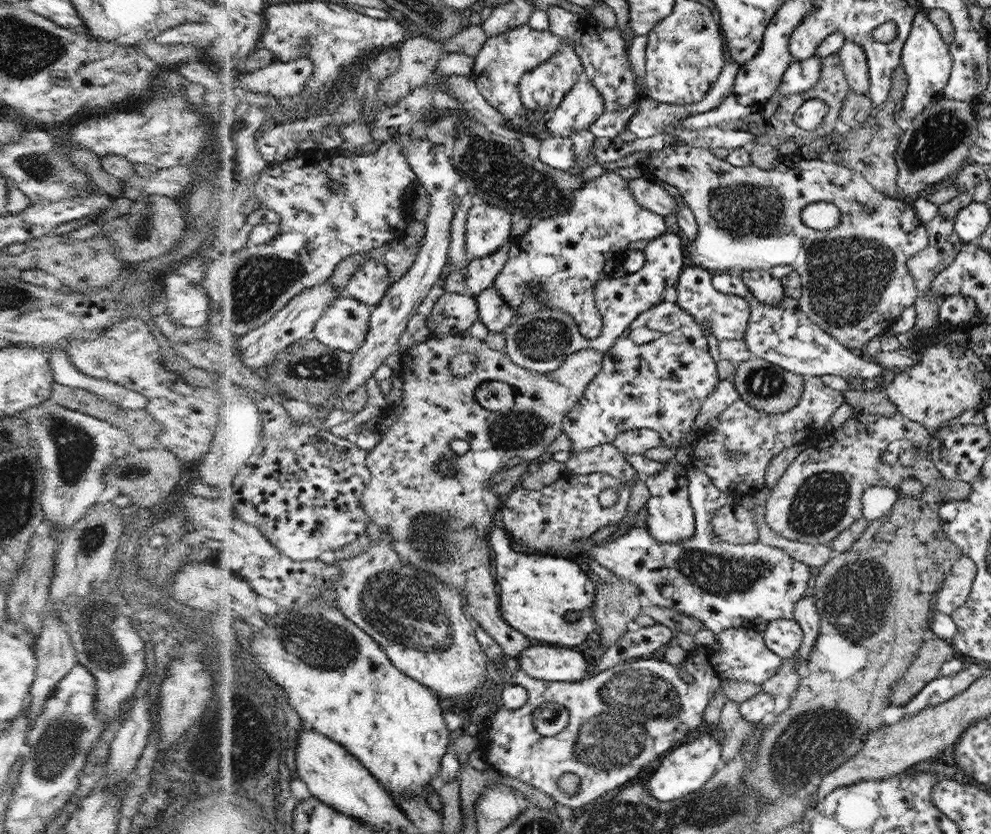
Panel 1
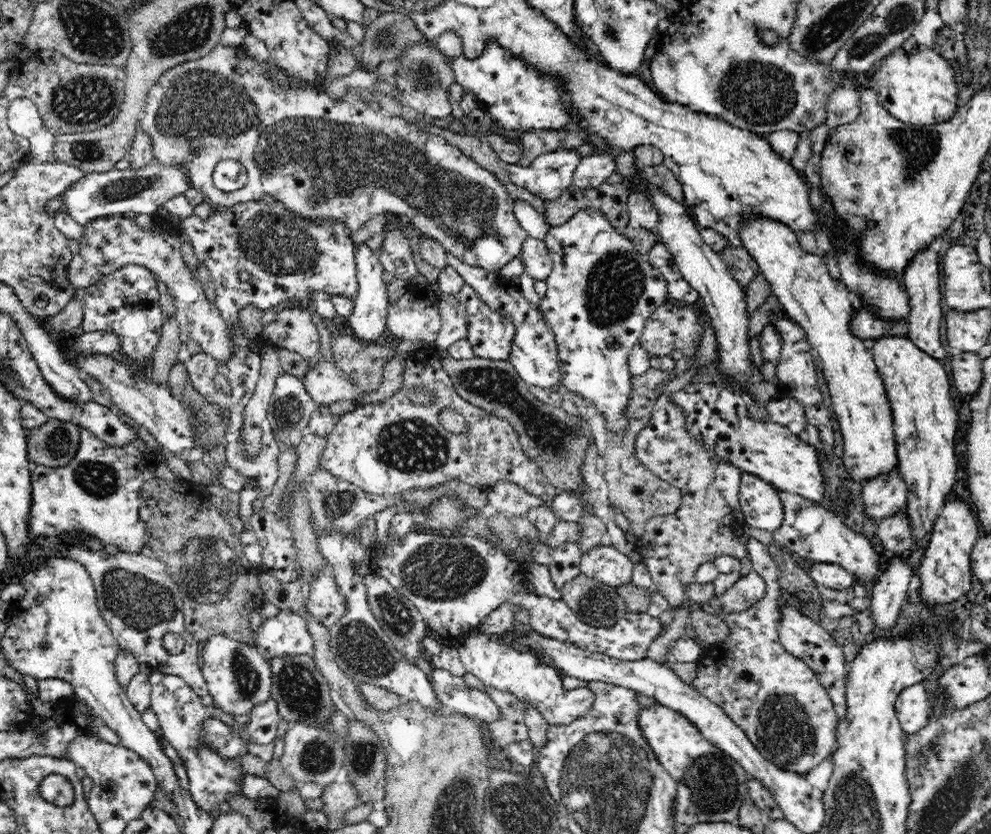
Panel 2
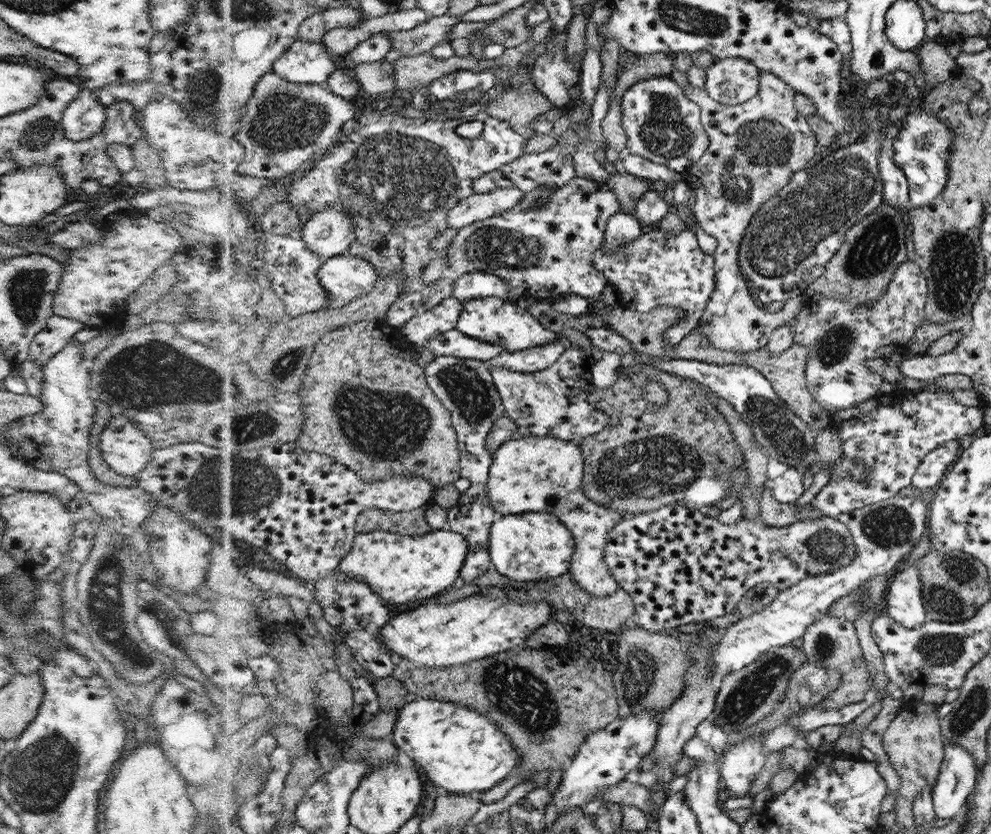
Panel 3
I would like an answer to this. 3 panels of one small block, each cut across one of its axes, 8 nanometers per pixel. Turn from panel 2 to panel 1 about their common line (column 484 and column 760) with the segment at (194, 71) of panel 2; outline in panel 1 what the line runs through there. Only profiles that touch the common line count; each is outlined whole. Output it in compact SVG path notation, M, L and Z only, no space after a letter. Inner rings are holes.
M680 143L672 145L664 150L652 151L649 156L638 164L643 176L650 181L665 182L678 189L683 201L687 203L688 208L694 213L695 221L698 225L698 234L694 241L688 241L685 247L686 264L710 271L722 272L729 270L748 271L761 269L770 271L773 269L790 269L798 273L801 279L801 298L799 299L800 309L806 317L814 324L817 324L824 332L827 332L832 338L835 338L840 344L852 350L852 348L861 348L864 350L868 342L879 335L882 331L890 329L890 326L898 320L901 312L910 306L914 306L917 300L917 284L914 281L913 274L909 272L908 261L918 252L925 251L929 247L929 232L926 230L924 222L917 216L916 210L903 198L892 198L880 193L874 189L873 185L868 183L861 172L856 172L839 165L829 159L802 159L800 153L782 156L779 164L771 170L763 170L753 164L739 167L730 164L729 161L718 159L711 149L691 147ZM811 202L832 202L840 212L840 223L828 231L818 231L808 228L802 224L800 212Z

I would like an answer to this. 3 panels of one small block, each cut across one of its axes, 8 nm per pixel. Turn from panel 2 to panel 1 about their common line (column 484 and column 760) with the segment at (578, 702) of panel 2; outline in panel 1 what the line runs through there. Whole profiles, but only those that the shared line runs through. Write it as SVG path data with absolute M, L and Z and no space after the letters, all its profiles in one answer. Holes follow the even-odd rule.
M476 620L473 623L478 640L491 658L491 666L494 666L495 676L494 679L491 677L489 694L496 694L500 686L508 684L519 684L528 691L526 704L519 710L504 709L500 703L485 708L484 704L484 713L479 722L481 730L477 738L487 764L504 776L532 785L552 797L556 803L568 806L576 812L611 790L629 784L647 764L654 762L668 750L676 750L674 744L680 746L680 742L686 742L688 732L696 733L696 730L702 730L702 716L708 706L708 700L715 692L722 692L726 684L730 684L732 680L763 684L777 674L784 662L781 656L765 644L764 636L756 634L753 628L746 630L746 627L740 627L729 628L717 634L721 651L696 651L685 656L681 668L692 676L690 682L685 682L680 677L681 670L678 667L651 657L625 661L578 682L550 682L538 680L520 668L514 668L513 675L505 673L506 656L501 645ZM580 736L592 736L592 754L596 756L596 764L584 764L578 760L574 748L578 746ZM566 772L574 772L580 778L580 790L572 796L560 792L558 788L558 778Z

